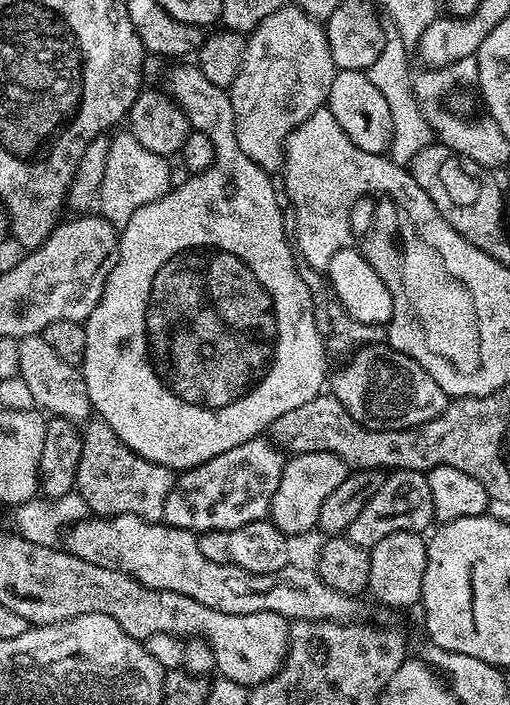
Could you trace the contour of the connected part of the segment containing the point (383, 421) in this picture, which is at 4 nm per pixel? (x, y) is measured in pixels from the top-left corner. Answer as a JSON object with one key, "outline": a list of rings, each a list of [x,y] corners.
{"outline":[[[371,342],[357,348],[343,362],[345,364],[337,370],[336,377],[335,372],[331,377],[331,395],[336,396],[355,420],[367,428],[416,428],[420,424],[437,420],[450,403],[449,396],[434,382],[434,378],[430,378],[430,374],[426,374],[426,370],[422,370],[422,366],[418,366],[414,358],[397,352],[391,346],[387,350],[372,350]]]}

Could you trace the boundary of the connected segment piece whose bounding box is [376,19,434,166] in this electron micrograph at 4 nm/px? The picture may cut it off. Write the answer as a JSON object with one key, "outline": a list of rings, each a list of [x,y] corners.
{"outline":[[[390,19],[383,21],[384,25],[384,45],[382,54],[378,54],[376,68],[378,83],[382,98],[390,106],[392,115],[392,147],[390,149],[390,158],[401,166],[411,165],[412,160],[421,152],[427,144],[433,143],[434,133],[432,127],[428,125],[428,119],[424,117],[424,109],[419,99],[417,99],[412,89],[413,69],[408,69],[409,47],[404,43],[404,39],[398,34],[398,26]]]}

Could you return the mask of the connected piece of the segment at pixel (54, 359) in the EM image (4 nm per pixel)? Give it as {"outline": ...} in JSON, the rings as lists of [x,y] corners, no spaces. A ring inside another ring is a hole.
{"outline":[[[43,335],[25,336],[18,346],[19,383],[24,383],[33,405],[41,413],[58,420],[84,422],[93,415],[90,394],[86,390],[83,371],[77,365],[58,358],[54,346],[46,342]]]}

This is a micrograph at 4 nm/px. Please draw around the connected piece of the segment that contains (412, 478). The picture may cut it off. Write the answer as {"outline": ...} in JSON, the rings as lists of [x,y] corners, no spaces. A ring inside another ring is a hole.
{"outline":[[[396,470],[385,475],[382,486],[378,486],[378,494],[374,494],[374,498],[370,498],[370,502],[366,502],[366,506],[362,506],[362,514],[358,514],[358,518],[354,518],[346,535],[358,546],[370,550],[378,542],[382,542],[382,538],[390,538],[390,534],[399,532],[424,534],[433,527],[433,524],[434,502],[430,498],[427,475],[423,472]]]}

